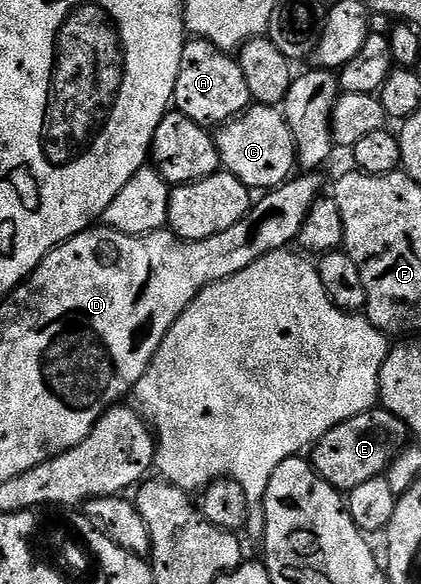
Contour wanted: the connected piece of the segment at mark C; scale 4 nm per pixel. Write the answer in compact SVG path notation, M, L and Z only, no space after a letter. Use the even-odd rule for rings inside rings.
M250 105L239 118L233 118L216 131L221 165L253 192L268 192L294 177L298 169L295 140L284 113L276 106Z

